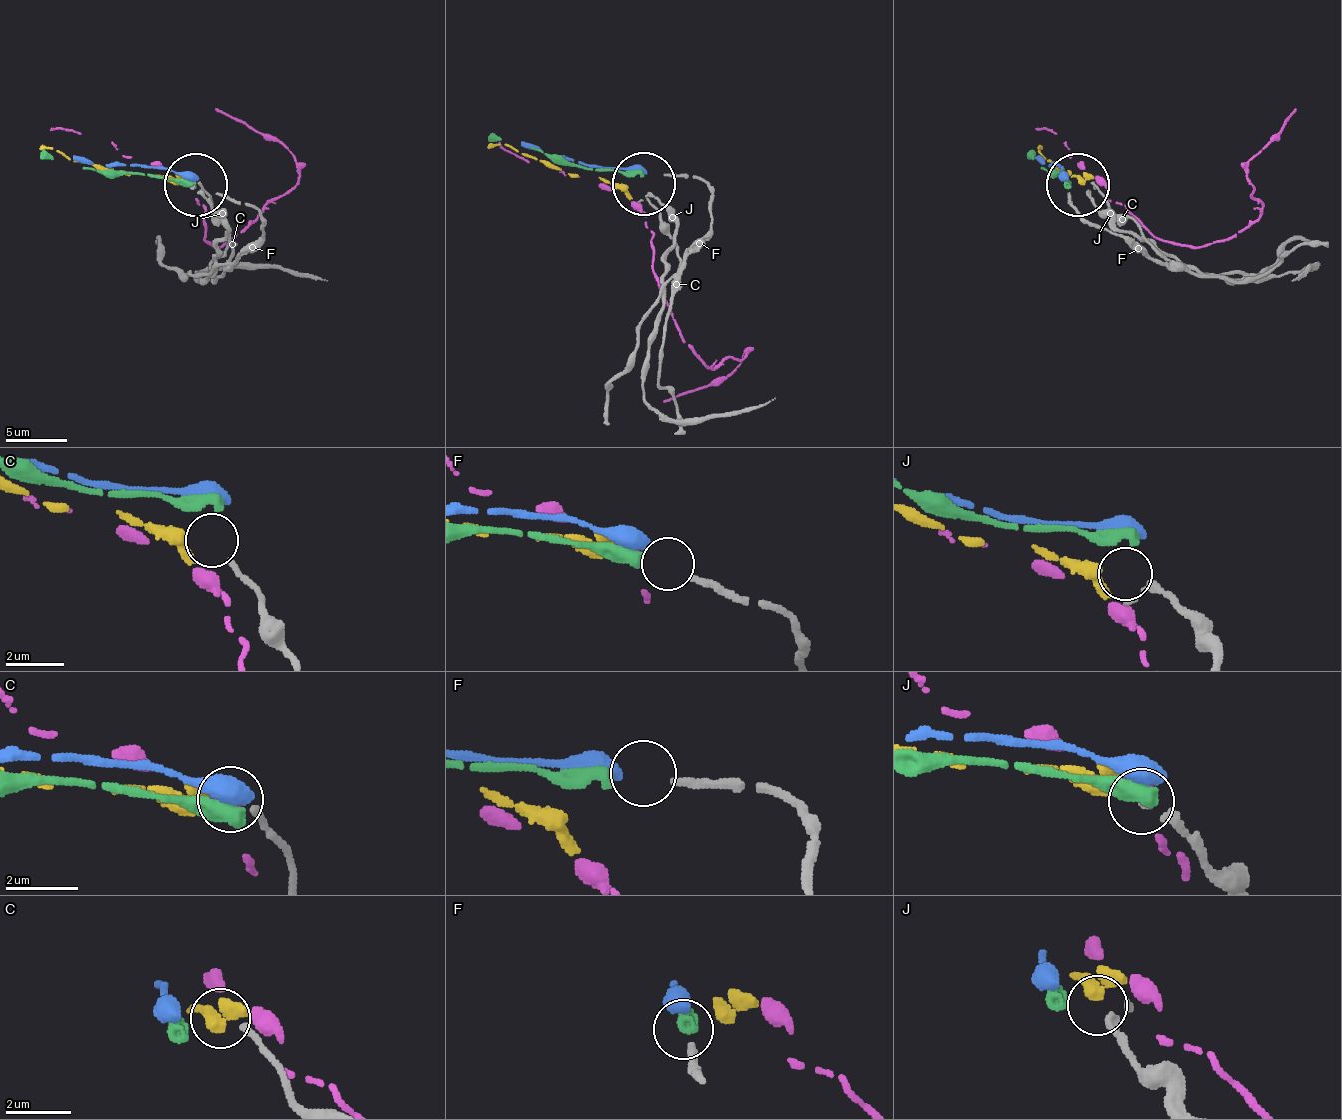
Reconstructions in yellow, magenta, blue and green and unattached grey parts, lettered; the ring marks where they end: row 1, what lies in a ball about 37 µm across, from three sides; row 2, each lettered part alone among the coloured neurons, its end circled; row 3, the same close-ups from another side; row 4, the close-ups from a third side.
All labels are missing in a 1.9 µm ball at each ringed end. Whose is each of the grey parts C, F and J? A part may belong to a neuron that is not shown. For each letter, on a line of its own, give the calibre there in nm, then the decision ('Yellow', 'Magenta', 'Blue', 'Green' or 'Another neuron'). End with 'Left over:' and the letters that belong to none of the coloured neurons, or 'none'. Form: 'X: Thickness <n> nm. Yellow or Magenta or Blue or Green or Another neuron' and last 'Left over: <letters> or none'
C: Thickness 180 nm. Another neuron
F: Thickness 220 nm. Green
J: Thickness 240 nm. Yellow
Left over: C

